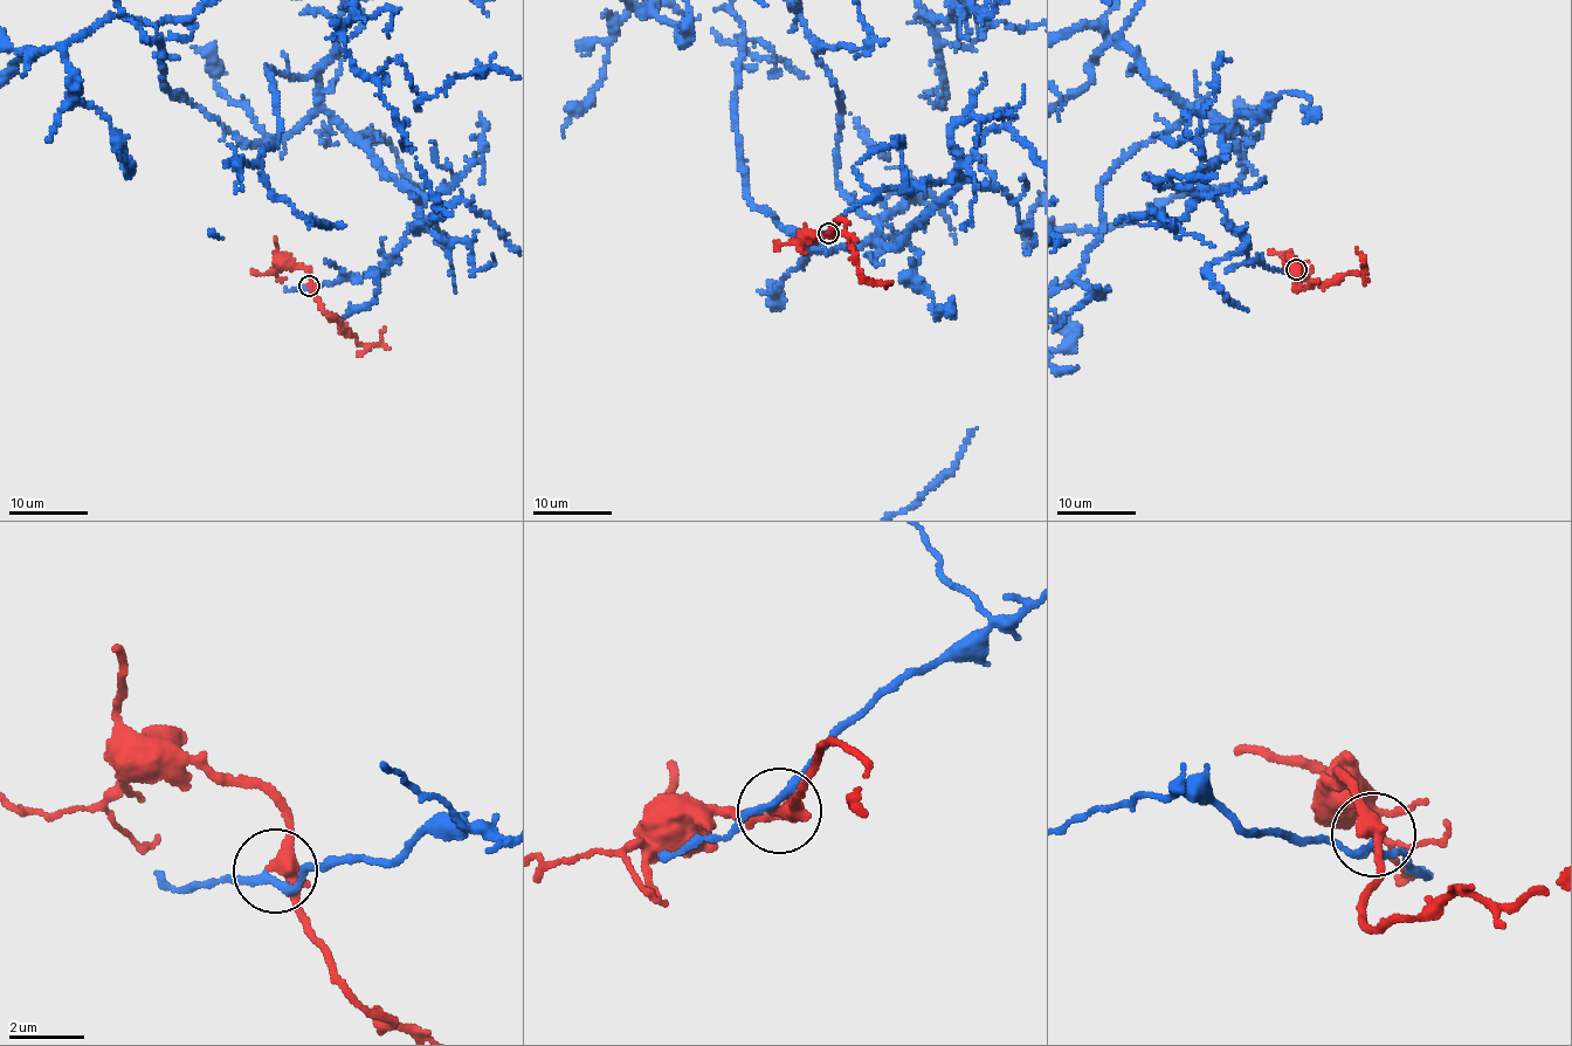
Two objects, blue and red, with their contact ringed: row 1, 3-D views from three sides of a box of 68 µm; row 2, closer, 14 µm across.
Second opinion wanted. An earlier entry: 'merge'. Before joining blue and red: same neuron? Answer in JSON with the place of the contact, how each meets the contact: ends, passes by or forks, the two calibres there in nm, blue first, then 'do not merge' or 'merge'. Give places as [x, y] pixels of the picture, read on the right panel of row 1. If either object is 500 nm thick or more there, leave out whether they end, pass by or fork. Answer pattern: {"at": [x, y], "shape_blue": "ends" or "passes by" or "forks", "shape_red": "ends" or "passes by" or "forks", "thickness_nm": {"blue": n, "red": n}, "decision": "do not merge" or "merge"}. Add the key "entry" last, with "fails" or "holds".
{"at": [1296, 269], "shape_blue": "passes by", "shape_red": "passes by", "thickness_nm": {"blue": 190, "red": 360}, "decision": "merge", "entry": "holds"}

